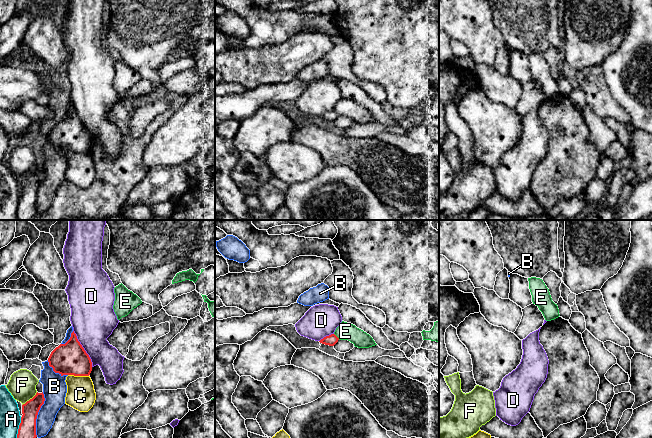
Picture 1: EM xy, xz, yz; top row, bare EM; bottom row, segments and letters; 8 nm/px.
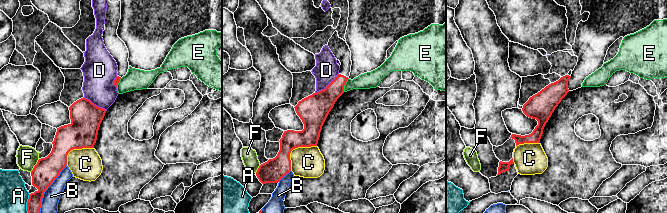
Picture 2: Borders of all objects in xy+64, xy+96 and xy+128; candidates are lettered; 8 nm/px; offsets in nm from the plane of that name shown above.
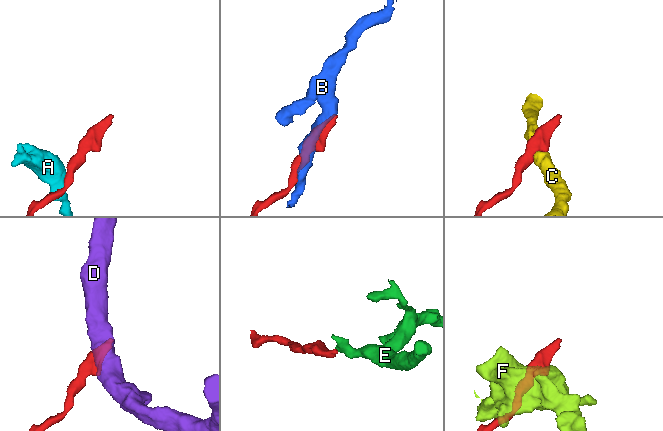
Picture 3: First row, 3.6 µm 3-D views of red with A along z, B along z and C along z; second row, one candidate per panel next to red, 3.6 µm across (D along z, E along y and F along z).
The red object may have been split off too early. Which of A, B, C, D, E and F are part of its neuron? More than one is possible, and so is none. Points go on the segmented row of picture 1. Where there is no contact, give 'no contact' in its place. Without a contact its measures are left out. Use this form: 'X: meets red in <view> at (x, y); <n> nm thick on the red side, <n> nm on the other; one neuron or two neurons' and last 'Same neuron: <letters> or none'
A: meets red in xy at (19, 427); 140 nm thick on the red side, 170 nm on the other; two neurons
B: meets red in xy at (37, 414); 140 nm thick on the red side, 190 nm on the other; two neurons
C: meets red in xy at (78, 375); 260 nm thick on the red side, 220 nm on the other; two neurons
D: meets red in xy at (83, 348); 260 nm thick on the red side, 360 nm on the other; two neurons
E: meets red in xz at (336, 336); 90 nm thick on the red side, 140 nm on the other; two neurons
F: meets red in xy at (30, 399); 140 nm thick on the red side, 220 nm on the other; two neurons
Same neuron: none

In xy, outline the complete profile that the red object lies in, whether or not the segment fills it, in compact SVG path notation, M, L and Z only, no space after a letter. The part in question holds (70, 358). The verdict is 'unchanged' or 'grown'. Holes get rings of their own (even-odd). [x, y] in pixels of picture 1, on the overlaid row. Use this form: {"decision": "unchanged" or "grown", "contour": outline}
{"decision": "unchanged", "contour": "M74 331L65 344L60 344L48 358L49 366L55 373L74 376L89 376L92 371L92 362Z"}

